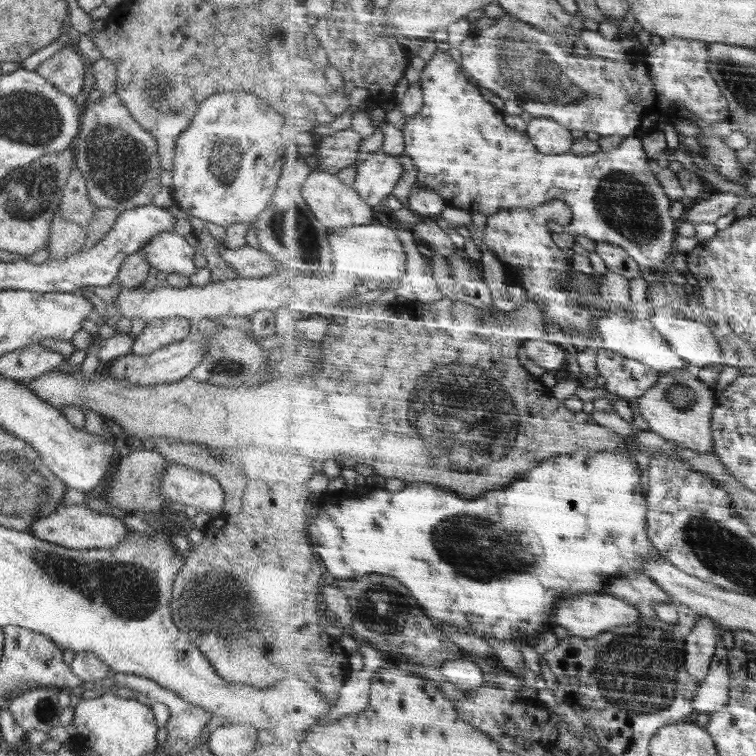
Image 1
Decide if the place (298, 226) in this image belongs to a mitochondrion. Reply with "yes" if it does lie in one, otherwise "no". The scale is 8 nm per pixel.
yes

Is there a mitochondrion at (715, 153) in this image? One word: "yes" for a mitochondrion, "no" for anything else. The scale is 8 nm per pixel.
yes

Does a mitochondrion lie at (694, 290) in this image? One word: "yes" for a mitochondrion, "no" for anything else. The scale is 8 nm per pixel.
no

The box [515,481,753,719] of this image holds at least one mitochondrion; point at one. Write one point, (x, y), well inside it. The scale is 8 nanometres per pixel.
(647, 658)

